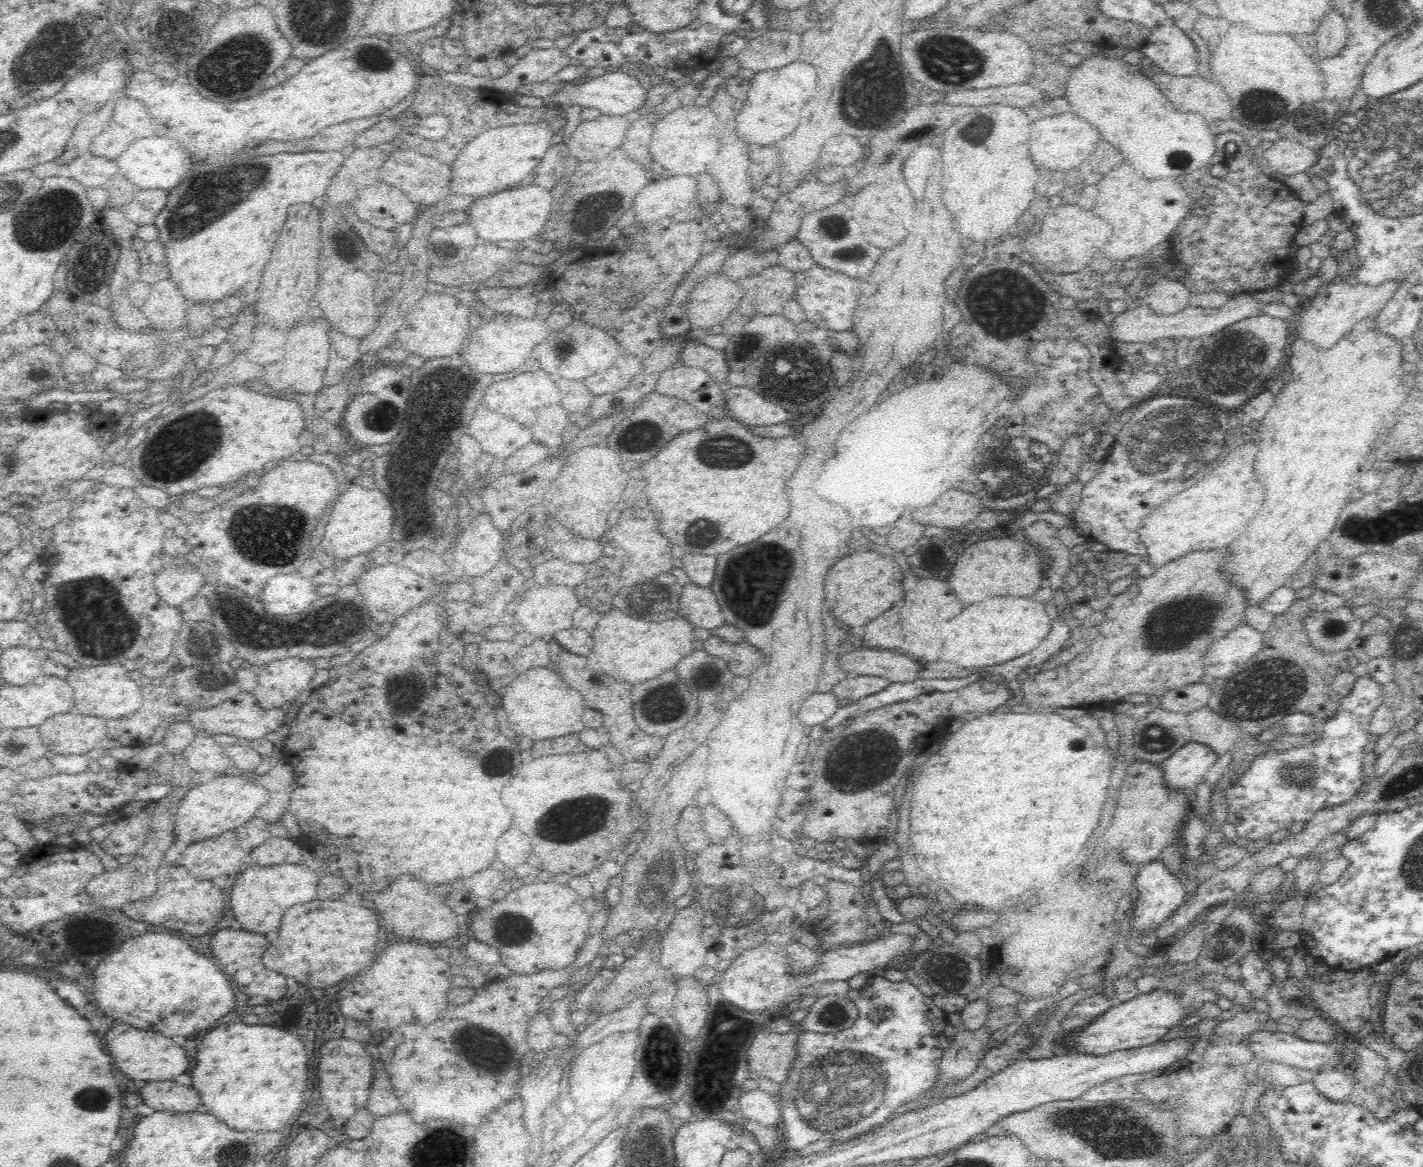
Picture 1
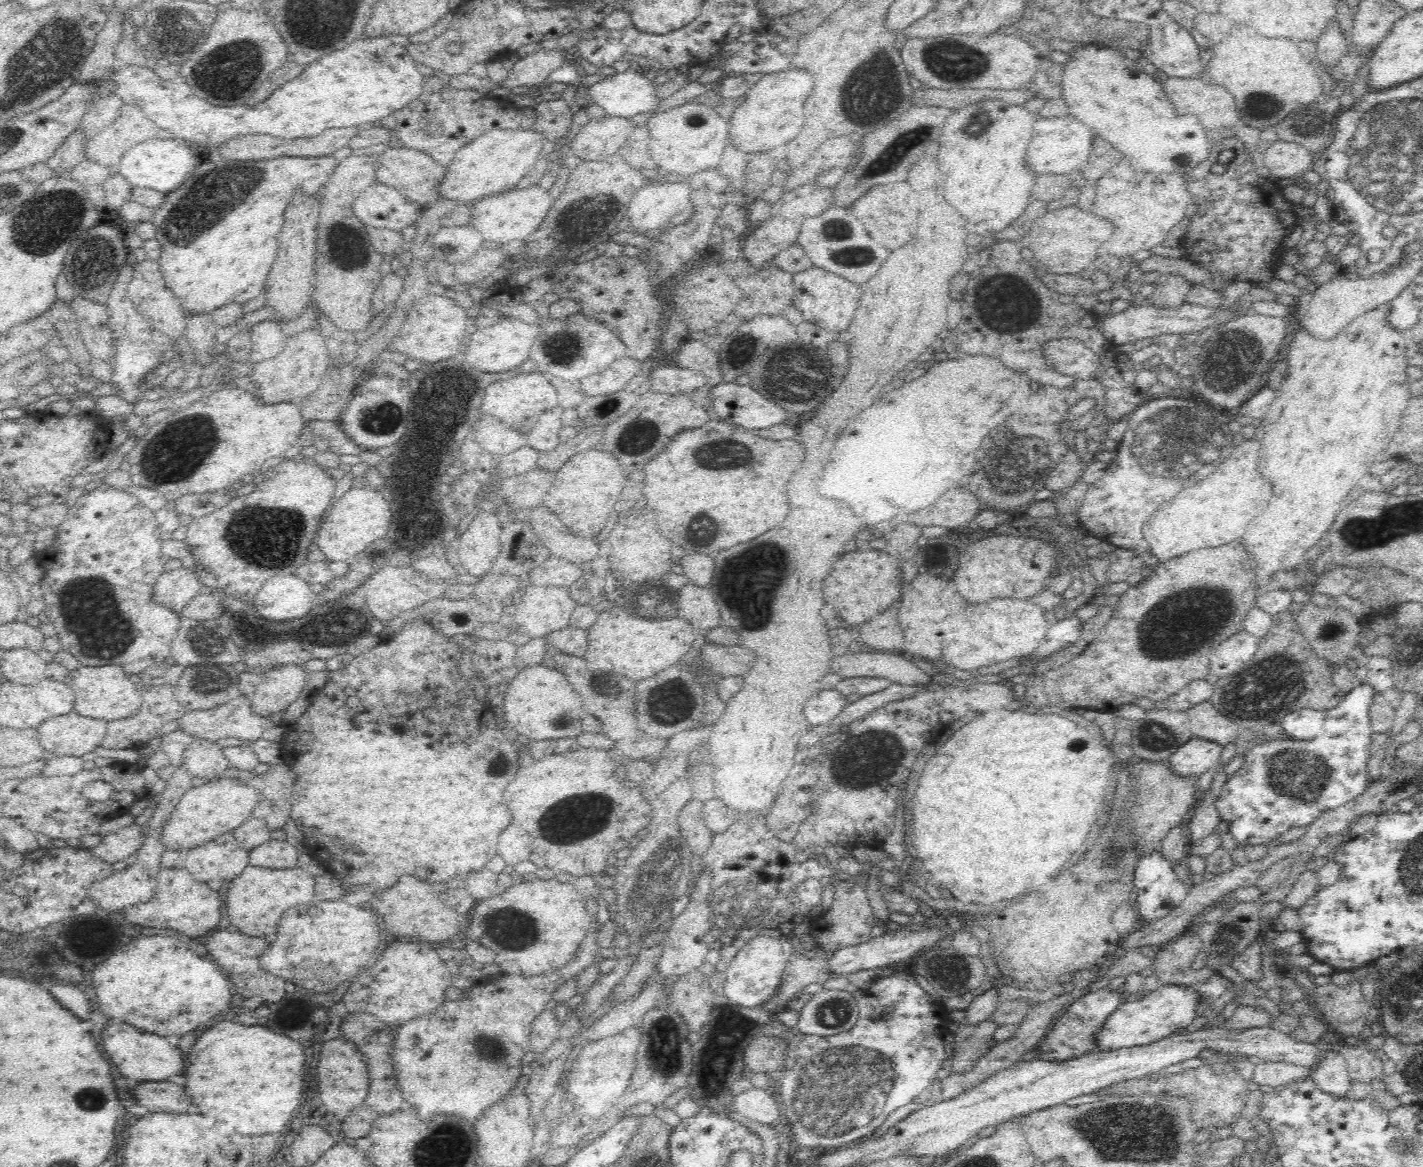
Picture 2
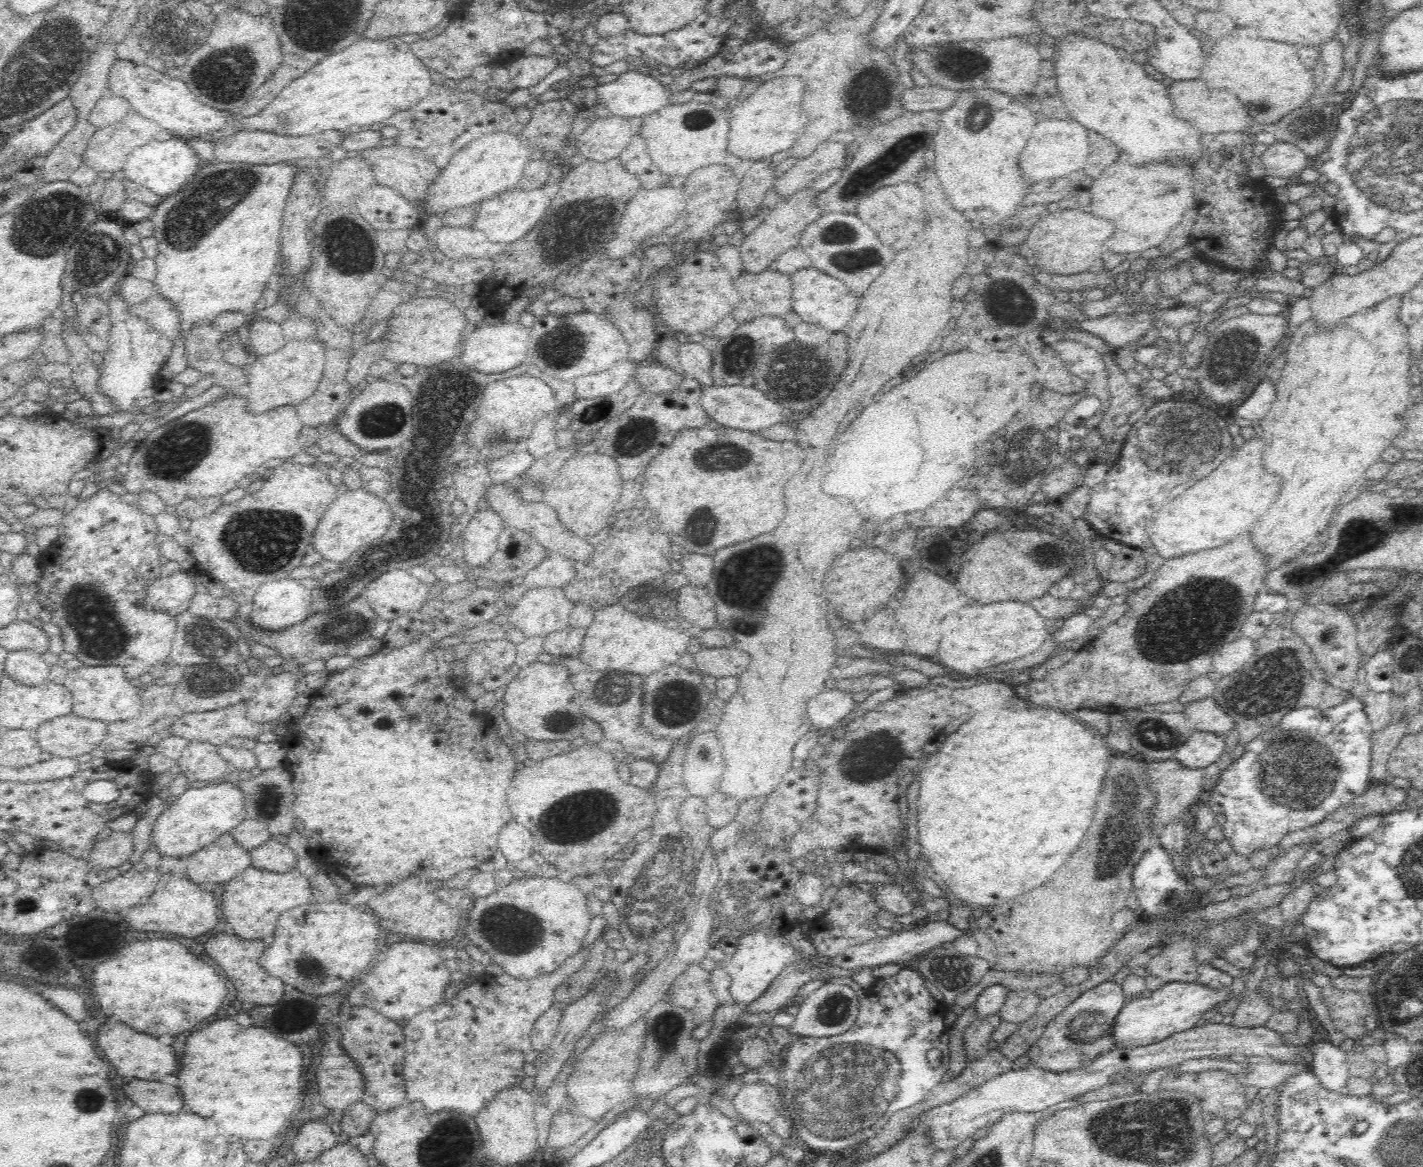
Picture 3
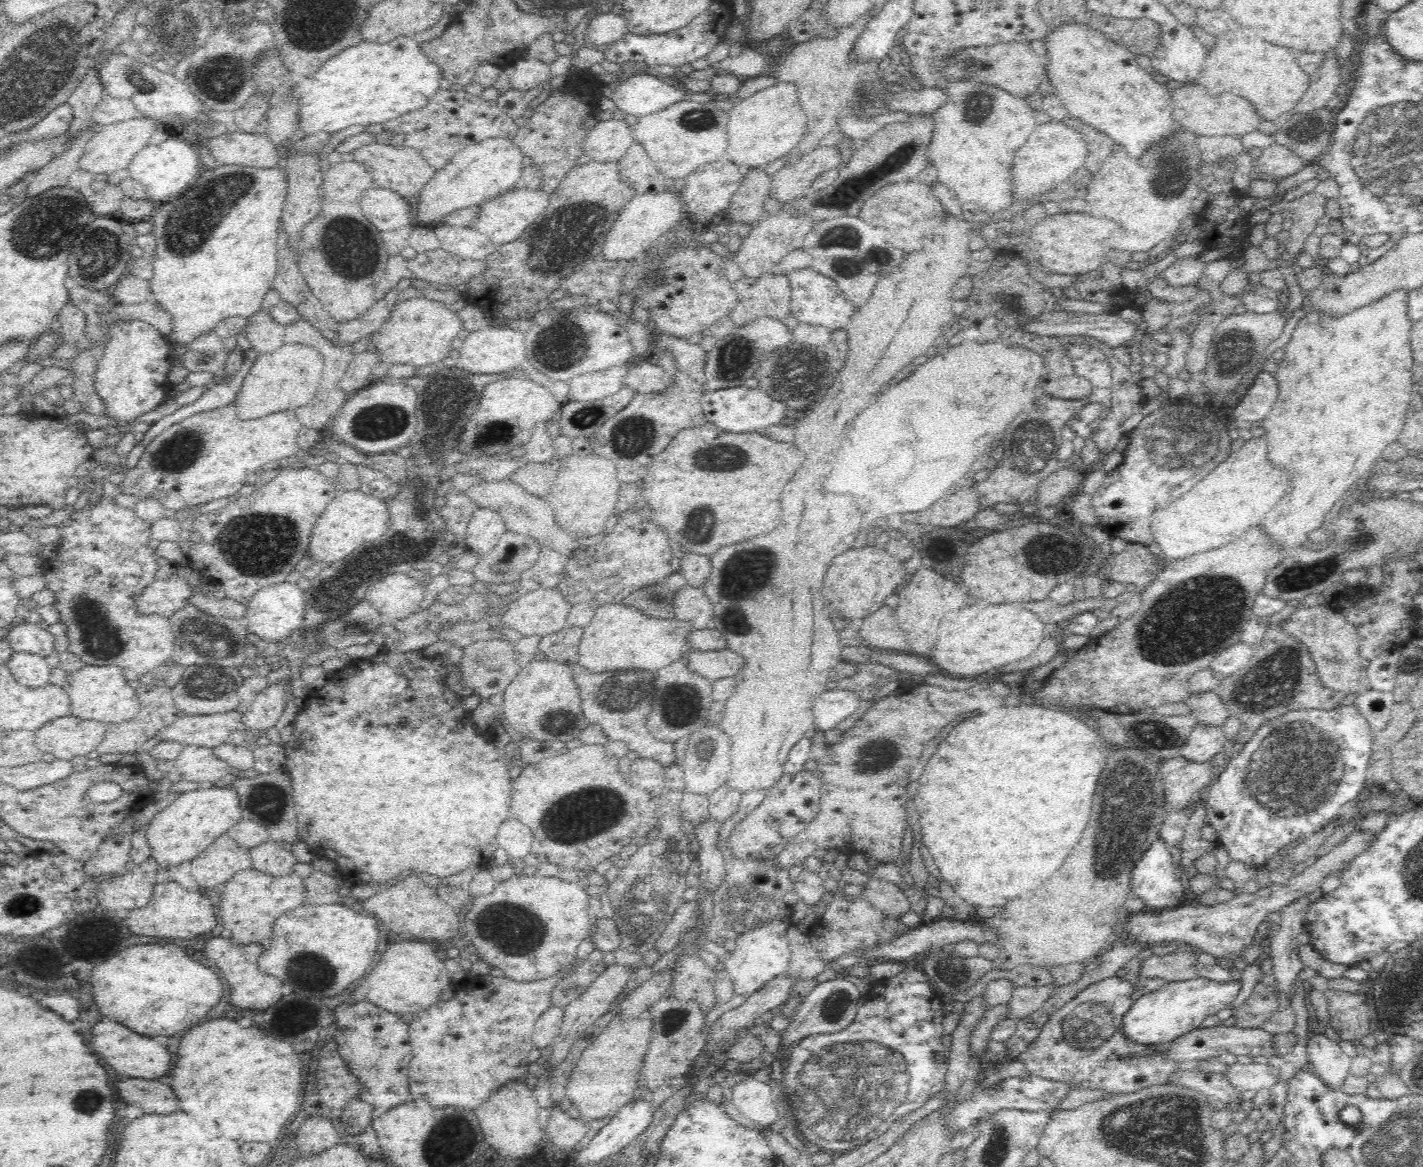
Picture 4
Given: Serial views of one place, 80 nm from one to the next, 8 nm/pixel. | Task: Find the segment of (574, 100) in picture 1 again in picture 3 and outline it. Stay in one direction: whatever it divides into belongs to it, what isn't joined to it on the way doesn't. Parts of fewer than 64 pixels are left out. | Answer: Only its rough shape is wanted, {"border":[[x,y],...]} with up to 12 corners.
{"border":[[629,70],[595,89],[598,102],[627,119],[670,104],[652,72]]}

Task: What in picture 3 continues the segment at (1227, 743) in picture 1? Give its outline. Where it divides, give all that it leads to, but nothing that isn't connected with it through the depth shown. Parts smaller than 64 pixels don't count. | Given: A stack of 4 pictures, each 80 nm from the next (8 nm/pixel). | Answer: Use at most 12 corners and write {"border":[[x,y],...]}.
{"border":[[1214,696],[1186,705],[1197,732],[1225,738],[1235,728]]}

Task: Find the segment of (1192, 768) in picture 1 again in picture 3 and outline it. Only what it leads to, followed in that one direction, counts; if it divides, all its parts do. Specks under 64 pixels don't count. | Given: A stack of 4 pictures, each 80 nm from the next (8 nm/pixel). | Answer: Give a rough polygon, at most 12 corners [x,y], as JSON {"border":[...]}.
{"border":[[1195,731],[1171,757],[1186,768],[1225,758],[1224,737]]}

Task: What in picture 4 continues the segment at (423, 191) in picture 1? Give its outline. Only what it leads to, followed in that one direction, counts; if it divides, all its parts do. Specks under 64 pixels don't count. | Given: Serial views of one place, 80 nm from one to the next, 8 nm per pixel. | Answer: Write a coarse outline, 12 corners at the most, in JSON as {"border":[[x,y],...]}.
{"border":[[412,147],[355,150],[380,188],[418,196],[436,170]]}

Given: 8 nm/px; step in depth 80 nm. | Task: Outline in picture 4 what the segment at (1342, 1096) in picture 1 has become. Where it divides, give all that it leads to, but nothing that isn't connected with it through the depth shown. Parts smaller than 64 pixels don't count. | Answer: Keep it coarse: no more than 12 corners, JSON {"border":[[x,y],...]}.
{"border":[[1309,1033],[1308,1066],[1328,1086],[1349,1075],[1351,1056],[1324,1033]]}

